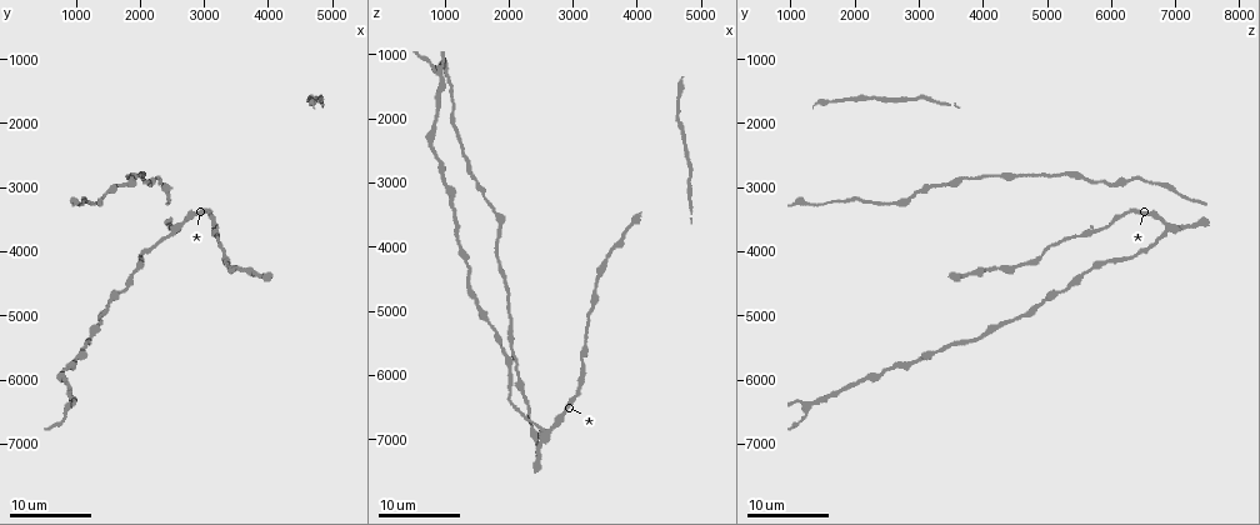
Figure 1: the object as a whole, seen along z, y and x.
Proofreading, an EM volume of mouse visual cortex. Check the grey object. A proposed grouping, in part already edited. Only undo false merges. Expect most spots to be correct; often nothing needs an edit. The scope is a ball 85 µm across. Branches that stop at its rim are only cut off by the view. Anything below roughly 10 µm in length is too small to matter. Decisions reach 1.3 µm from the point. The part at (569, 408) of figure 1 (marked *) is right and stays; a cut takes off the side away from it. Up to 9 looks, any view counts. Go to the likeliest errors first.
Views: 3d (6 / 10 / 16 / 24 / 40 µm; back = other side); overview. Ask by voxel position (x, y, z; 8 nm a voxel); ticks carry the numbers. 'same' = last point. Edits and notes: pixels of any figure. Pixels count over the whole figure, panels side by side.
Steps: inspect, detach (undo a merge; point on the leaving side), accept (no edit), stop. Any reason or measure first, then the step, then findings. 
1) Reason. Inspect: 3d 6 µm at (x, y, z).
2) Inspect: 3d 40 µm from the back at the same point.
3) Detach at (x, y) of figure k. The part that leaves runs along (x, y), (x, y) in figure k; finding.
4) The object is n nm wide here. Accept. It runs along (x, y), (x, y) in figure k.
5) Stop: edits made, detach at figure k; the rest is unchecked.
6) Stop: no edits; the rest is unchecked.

Calibre changes. Inspect: 3d 16 µm at (4050, 4400, 3500).

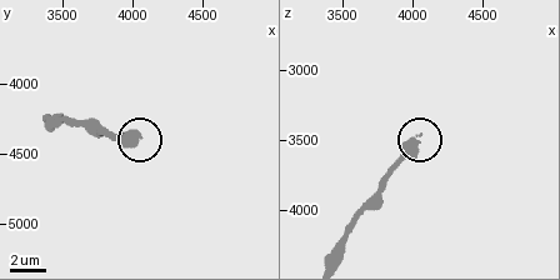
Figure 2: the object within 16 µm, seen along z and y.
Inspect: 3d 6 µm at (4040, 4340, 3540).

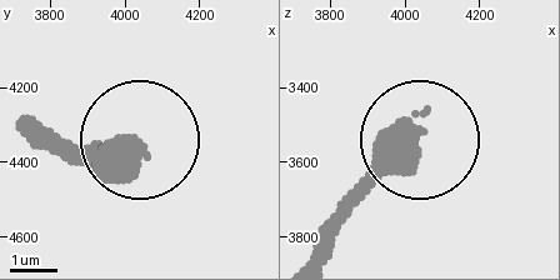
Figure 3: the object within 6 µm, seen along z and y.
The object is 540 nm wide here. Accept. Continuous, no second neuron.

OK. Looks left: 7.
Calibre changes. Inspect: 3d 24 µm at (1350, 3200, 2700).

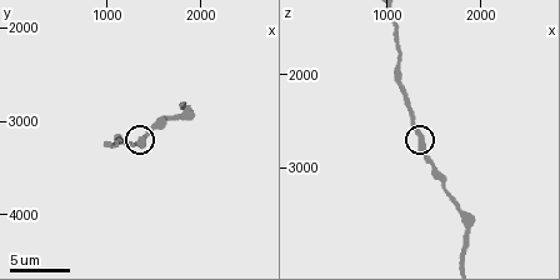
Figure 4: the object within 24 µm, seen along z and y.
Inspect: 3d 10 µm at (1400, 3250, 2700).

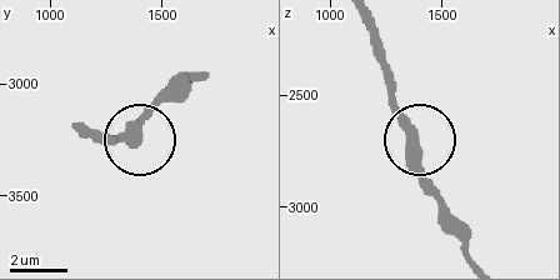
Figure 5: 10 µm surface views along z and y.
Accept. Continuous, no second neuron.

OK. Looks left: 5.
Calibre changes. Inspect: 3d 16 µm at (3500, 4250, 4300).

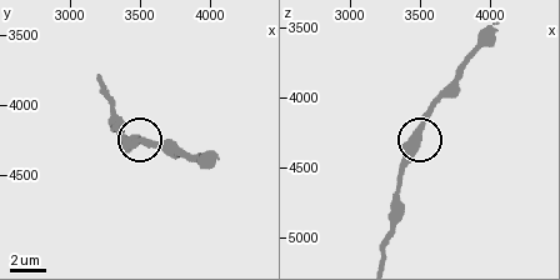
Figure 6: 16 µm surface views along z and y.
Closer look. Inspect: 3d 10 µm at (3460, 4240, 4300).

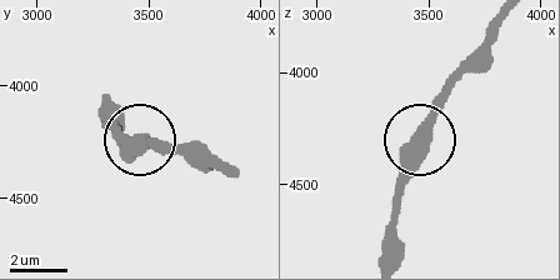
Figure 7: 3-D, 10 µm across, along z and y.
The object is 440 nm wide here. Accept. It runs along (105, 101), (108, 118), (129, 139), (191, 146) in figure 7; continuous, no second neuron.

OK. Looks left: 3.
Thick turns thin. Inspect: 3d 24 µm at (1600, 3000, 3200).

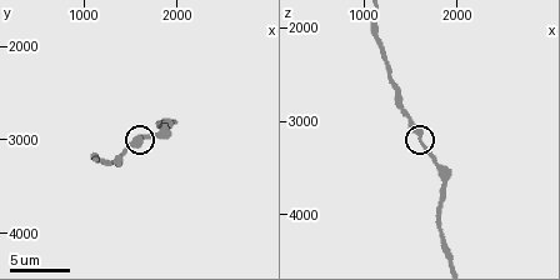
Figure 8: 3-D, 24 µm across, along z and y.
Inspect: 3d 10 µm at the same point.

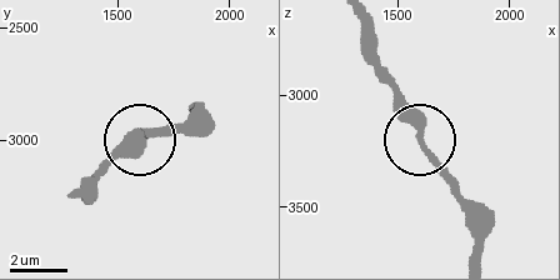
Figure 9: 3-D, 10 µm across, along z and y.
From behind. Inspect: 3d 10 µm from the back at (1610, 2980, 3210).

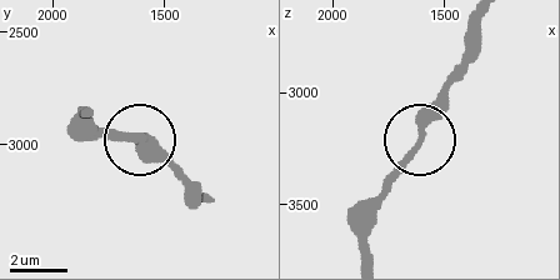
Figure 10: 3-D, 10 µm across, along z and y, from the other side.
Accept. It runs along (88, 113), (101, 128), (151, 149), (178, 175) in figure 10; one neuron here.

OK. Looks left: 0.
Stop: no edits; the rest is unchecked.

